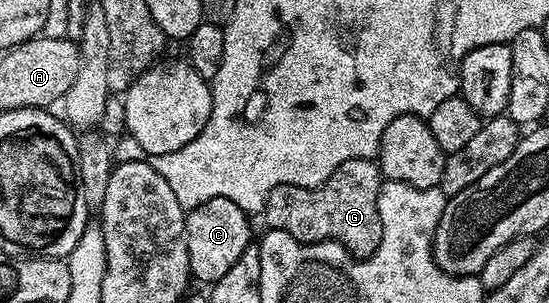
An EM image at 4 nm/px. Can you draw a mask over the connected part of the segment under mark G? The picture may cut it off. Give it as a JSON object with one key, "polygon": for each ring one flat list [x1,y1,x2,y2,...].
{"polygon":[[373,158,350,159,346,163,342,163,342,167,338,167,338,171,334,171,330,175,330,179,326,179,321,185,313,189,298,187,297,185,279,185,278,187,274,187,274,191,270,191,270,195,266,199,262,217,263,220,268,220,268,223,266,223,268,229,286,231,286,235,294,235,294,239,298,239,299,241,307,241,309,243,335,243,344,246,357,259,371,257,373,251,378,247,378,243,382,243,382,219,380,218,380,208,378,207,378,195,380,194,381,184,382,174,380,172,380,166]]}

